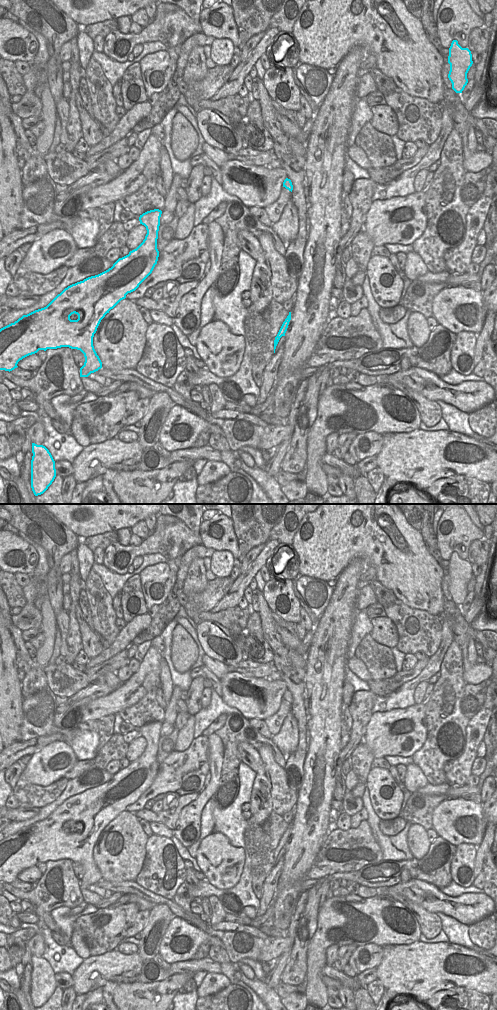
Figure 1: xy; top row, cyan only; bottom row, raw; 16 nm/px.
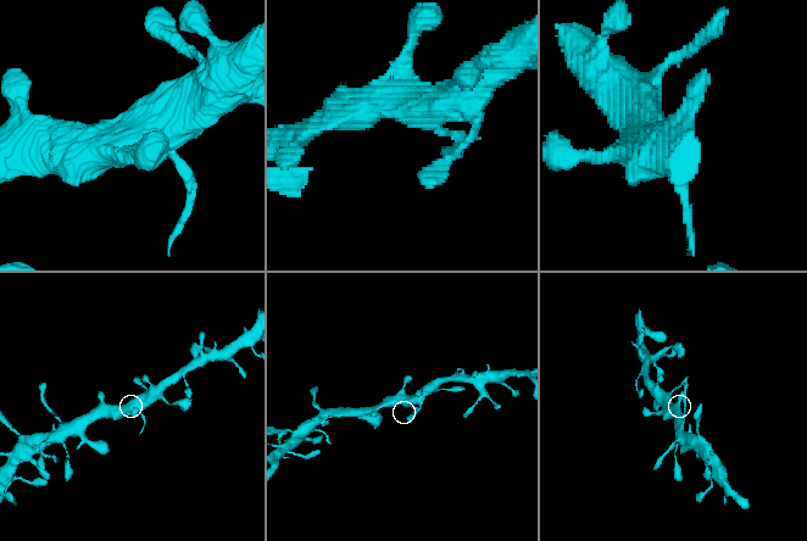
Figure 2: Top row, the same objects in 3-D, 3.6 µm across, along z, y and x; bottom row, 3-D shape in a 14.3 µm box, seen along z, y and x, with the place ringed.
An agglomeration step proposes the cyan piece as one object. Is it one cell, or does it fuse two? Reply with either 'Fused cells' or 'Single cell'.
Single cell

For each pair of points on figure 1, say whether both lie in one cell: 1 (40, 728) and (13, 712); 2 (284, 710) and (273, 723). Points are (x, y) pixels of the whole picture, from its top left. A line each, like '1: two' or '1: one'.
1: two
2: one

